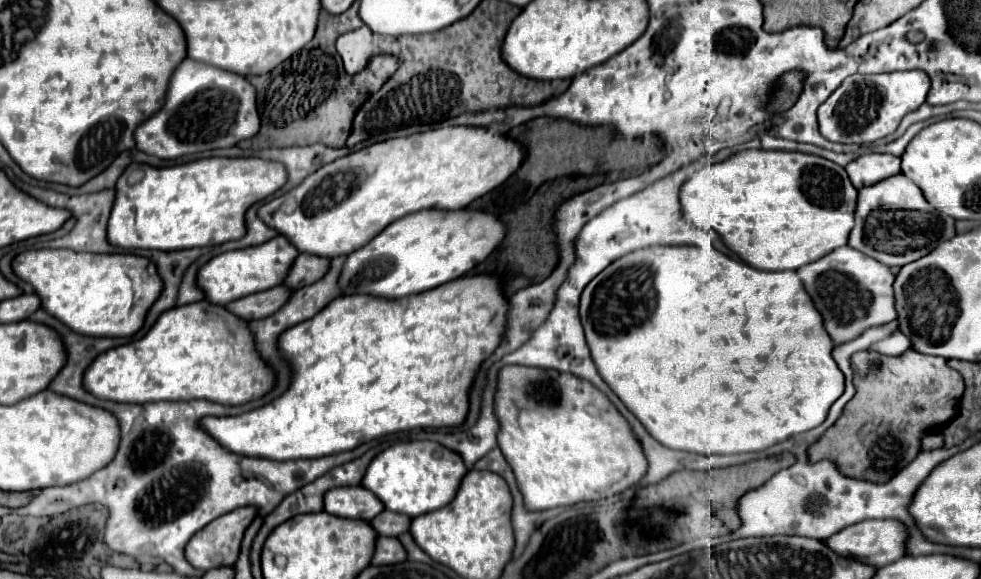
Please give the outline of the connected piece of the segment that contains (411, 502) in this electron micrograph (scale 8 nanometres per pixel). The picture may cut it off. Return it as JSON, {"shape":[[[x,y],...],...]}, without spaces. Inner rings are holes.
{"shape":[[[408,441],[378,453],[366,471],[362,485],[378,495],[386,509],[416,517],[448,505],[454,499],[466,471],[468,467],[456,451],[436,441]]]}

